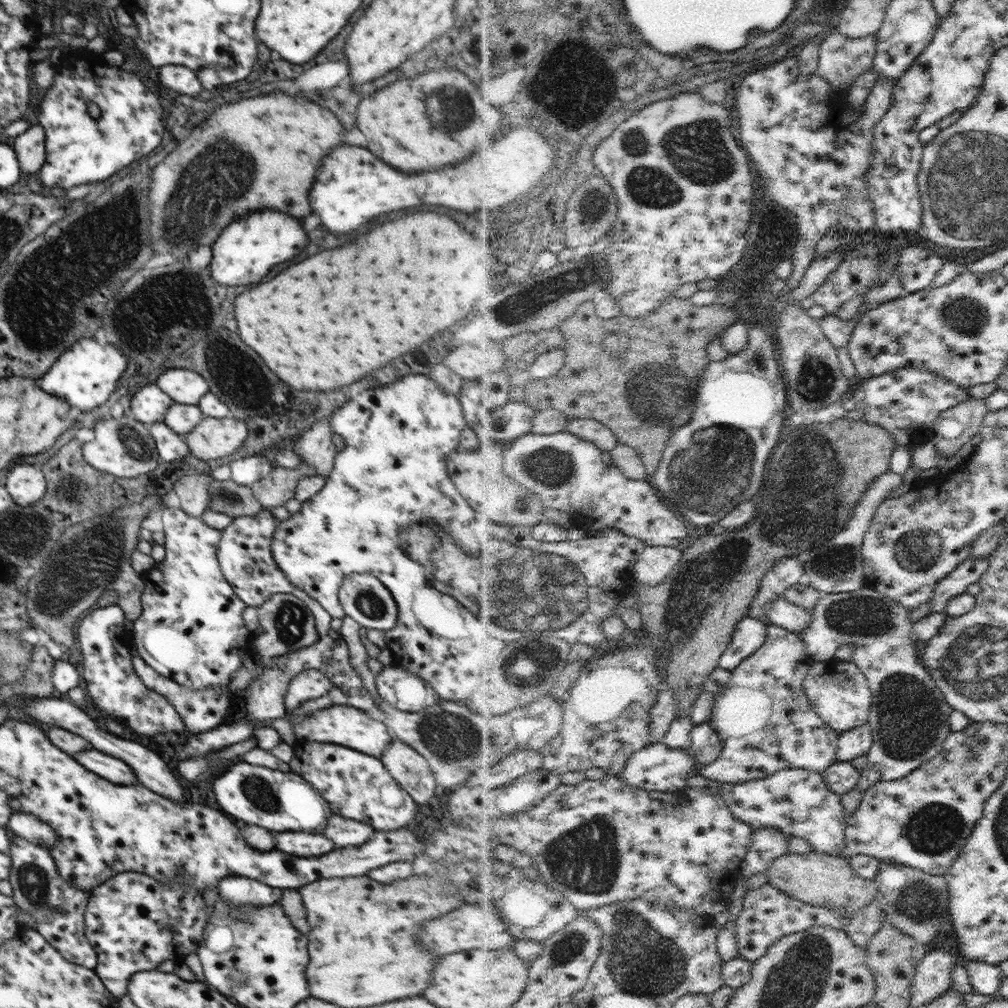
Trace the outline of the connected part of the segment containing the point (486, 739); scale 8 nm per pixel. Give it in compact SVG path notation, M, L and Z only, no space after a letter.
M347 615L342 618L339 634L348 646L350 666L358 672L364 688L375 697L385 715L383 722L394 738L408 744L427 761L438 789L443 794L464 783L471 774L493 770L514 750L542 752L548 743L560 736L565 720L565 704L556 698L554 692L540 697L537 702L500 715L475 714L464 702L448 700L442 700L418 712L398 710L378 694L376 675L368 668L369 656L360 640L360 628L362 627L353 618Z

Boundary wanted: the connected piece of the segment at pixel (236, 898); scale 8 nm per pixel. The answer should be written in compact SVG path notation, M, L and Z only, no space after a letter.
M228 875L217 884L220 900L230 905L261 907L278 903L282 889L274 888L258 880L238 875Z

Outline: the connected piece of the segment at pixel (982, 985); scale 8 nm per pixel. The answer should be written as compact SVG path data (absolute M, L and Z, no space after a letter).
M968 961L965 966L974 992L989 996L997 996L1005 976L997 964L984 961Z

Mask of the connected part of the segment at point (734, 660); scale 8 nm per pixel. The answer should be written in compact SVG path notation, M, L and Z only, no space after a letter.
M749 616L742 620L736 632L733 644L727 649L721 660L721 667L735 671L748 658L756 655L768 641L771 626L762 619Z

